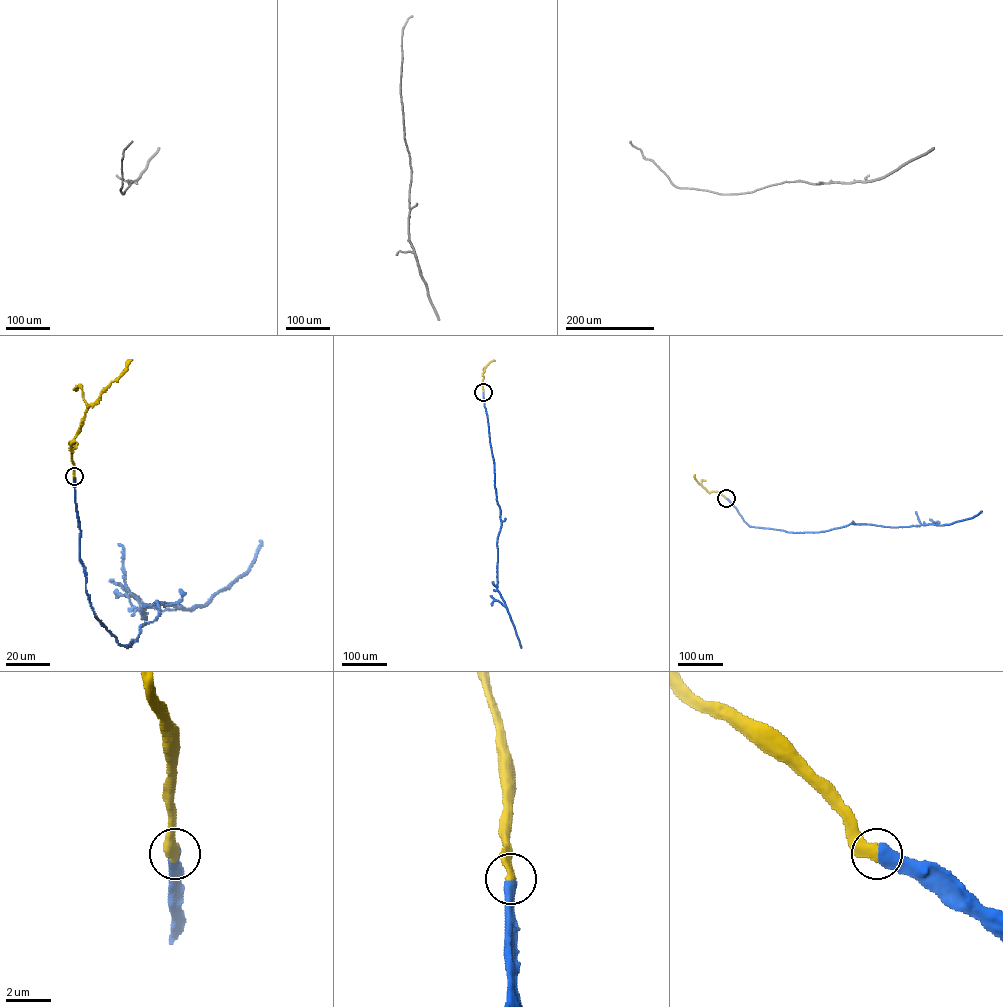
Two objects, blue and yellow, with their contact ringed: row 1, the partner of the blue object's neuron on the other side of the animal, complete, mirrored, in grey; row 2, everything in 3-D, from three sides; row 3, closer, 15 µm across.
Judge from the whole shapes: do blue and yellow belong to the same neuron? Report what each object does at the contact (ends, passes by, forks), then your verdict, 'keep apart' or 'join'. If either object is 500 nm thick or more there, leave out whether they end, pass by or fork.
join

